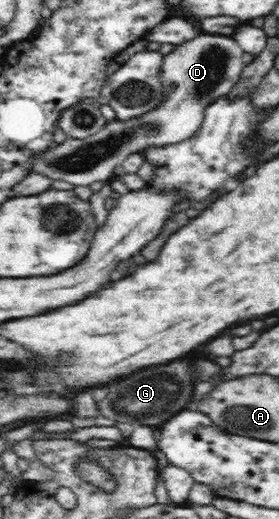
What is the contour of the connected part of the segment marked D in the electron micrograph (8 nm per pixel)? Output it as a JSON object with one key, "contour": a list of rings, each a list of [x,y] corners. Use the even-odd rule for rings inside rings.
{"contour":[[[199,35],[193,41],[179,45],[163,61],[162,81],[164,98],[161,105],[131,121],[113,120],[97,133],[85,139],[67,138],[51,147],[32,164],[32,172],[54,181],[60,179],[74,186],[87,186],[112,179],[117,165],[132,153],[147,147],[177,144],[187,140],[204,122],[204,114],[213,101],[228,95],[240,80],[241,71],[248,62],[239,43],[231,37]]]}

